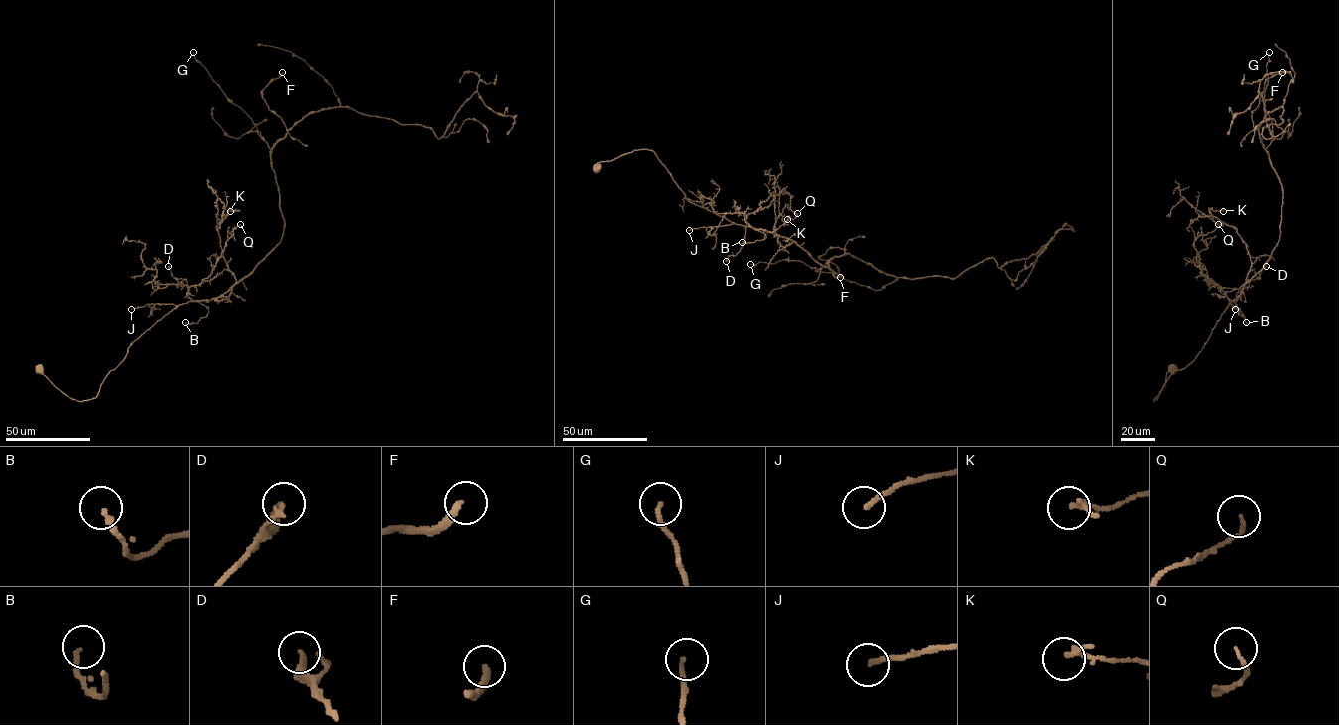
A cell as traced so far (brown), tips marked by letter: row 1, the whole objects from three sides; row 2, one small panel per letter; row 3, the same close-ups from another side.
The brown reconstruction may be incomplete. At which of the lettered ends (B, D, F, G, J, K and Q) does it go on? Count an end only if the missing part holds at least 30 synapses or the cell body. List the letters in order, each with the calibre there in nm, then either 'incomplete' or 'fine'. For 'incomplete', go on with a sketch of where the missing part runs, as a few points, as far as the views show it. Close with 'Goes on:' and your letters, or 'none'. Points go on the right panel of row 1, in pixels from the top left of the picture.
B: 170 nm thick; fine
D: 300 nm thick; fine
F: 240 nm thick; incomplete; missing branch runs (1282, 72), (1291, 79), (1287, 86), (1281, 88)
G: 150 nm thick; fine
J: 180 nm thick; fine
K: 200 nm thick; fine
Q: 110 nm thick; fine
Goes on: F

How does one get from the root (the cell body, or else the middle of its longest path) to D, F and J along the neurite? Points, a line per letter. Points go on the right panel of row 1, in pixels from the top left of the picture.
D: (1172, 369), (1154, 401), (1168, 378), (1189, 364), (1207, 340), (1231, 302), (1225, 292), (1260, 279), (1266, 266)
F: (1172, 369), (1154, 401), (1168, 378), (1194, 359), (1279, 240), (1282, 189), (1252, 113), (1265, 81), (1282, 72)
J: (1172, 369), (1166, 373), (1165, 385), (1154, 401), (1168, 378), (1194, 359), (1228, 305), (1231, 303), (1235, 309)

